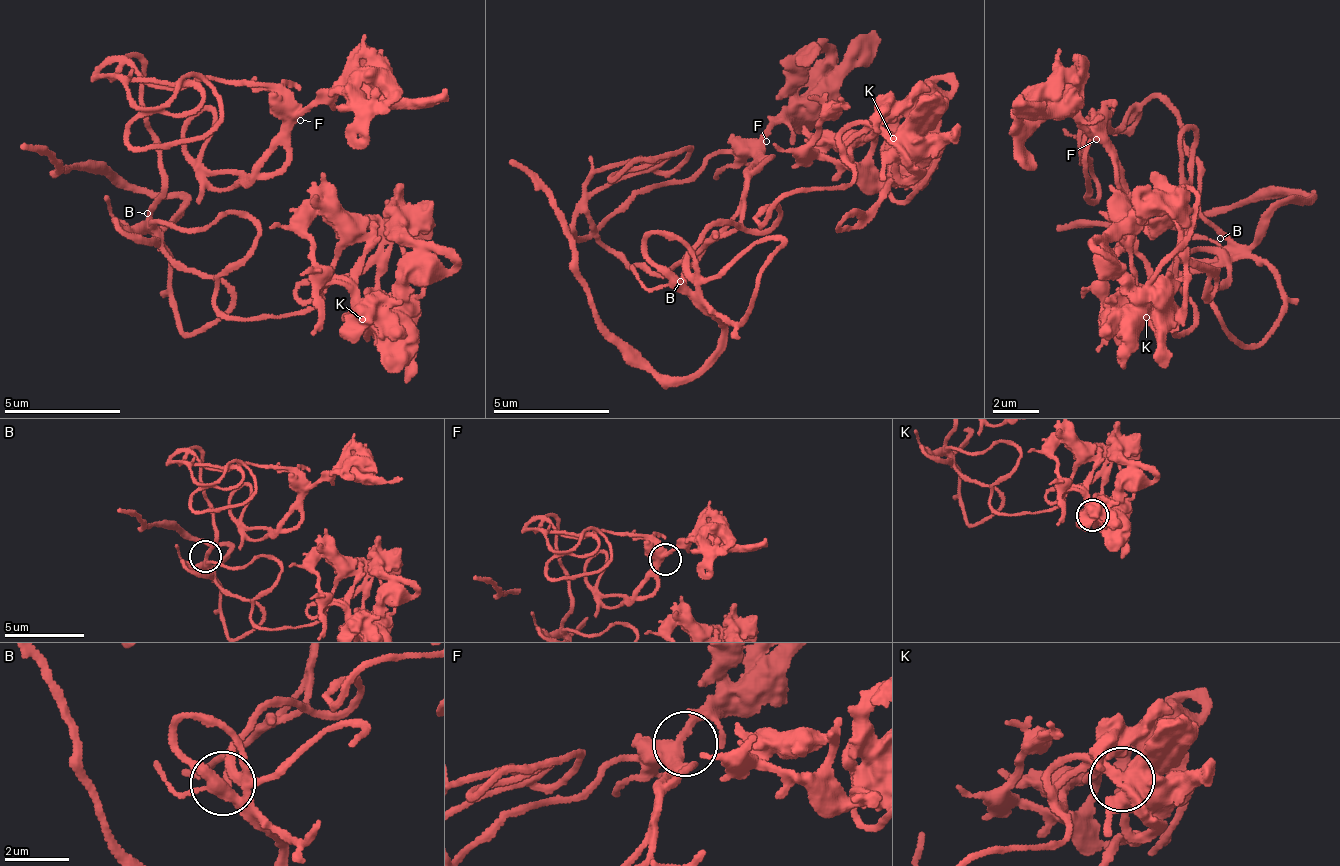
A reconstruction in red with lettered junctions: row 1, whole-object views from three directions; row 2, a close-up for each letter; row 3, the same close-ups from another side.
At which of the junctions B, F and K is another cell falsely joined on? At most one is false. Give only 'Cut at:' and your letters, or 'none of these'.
Cut at: none of these

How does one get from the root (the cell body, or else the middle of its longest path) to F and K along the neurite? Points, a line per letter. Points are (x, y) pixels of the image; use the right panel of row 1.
F: (1227, 243), (1200, 213), (1200, 162), (1171, 108), (1149, 99), (1111, 131), (1113, 110), (1091, 112), (1096, 139)
K: (1227, 243), (1182, 254), (1184, 227), (1175, 277), (1192, 321), (1175, 334), (1174, 301), (1133, 285), (1145, 315)

